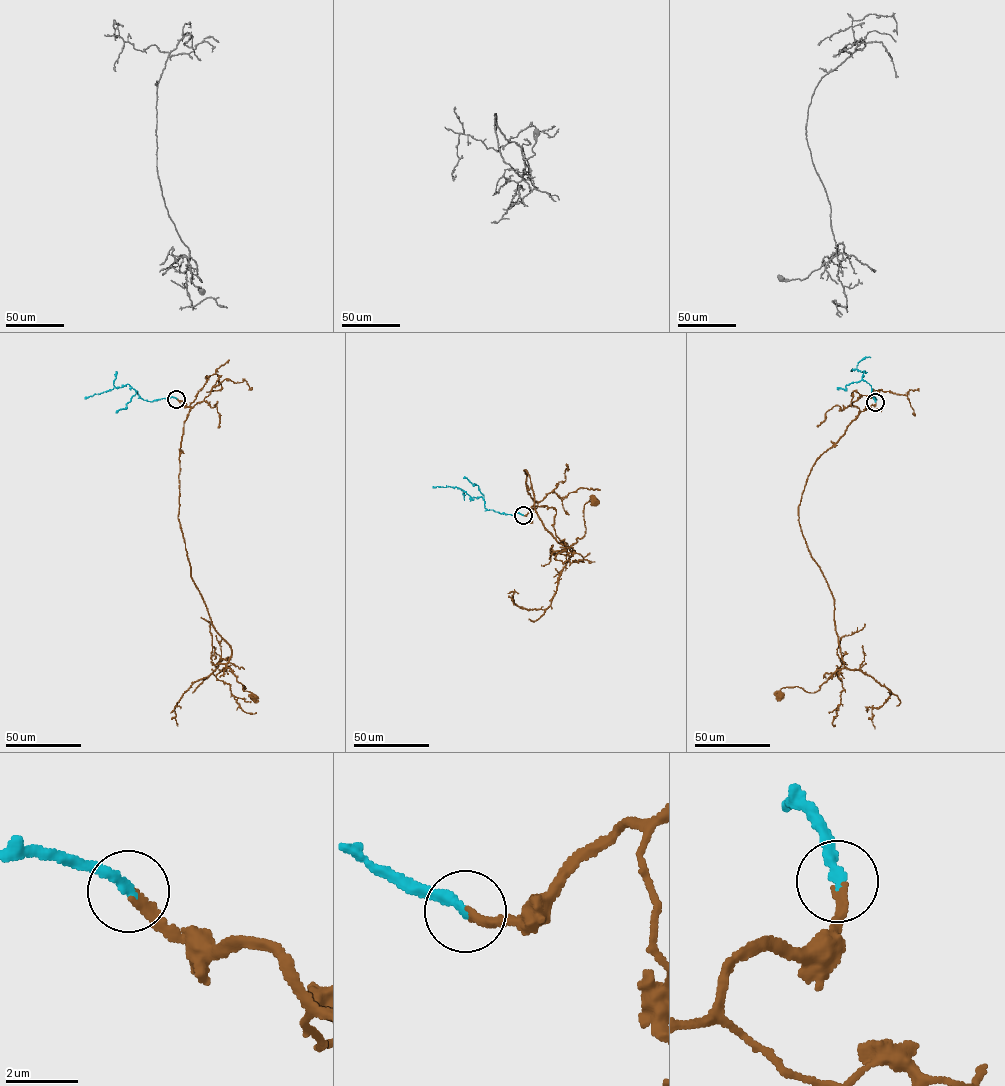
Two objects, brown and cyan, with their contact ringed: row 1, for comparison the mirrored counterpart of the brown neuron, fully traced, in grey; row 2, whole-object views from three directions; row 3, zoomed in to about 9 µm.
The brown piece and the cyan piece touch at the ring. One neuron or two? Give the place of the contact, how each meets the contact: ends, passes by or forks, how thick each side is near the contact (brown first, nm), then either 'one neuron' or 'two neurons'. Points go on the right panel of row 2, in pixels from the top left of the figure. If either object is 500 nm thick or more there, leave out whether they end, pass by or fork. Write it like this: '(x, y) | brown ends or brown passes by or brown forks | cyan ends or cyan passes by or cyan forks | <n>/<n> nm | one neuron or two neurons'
(875, 402) | brown ends | cyan ends | 260/280 nm | one neuron

